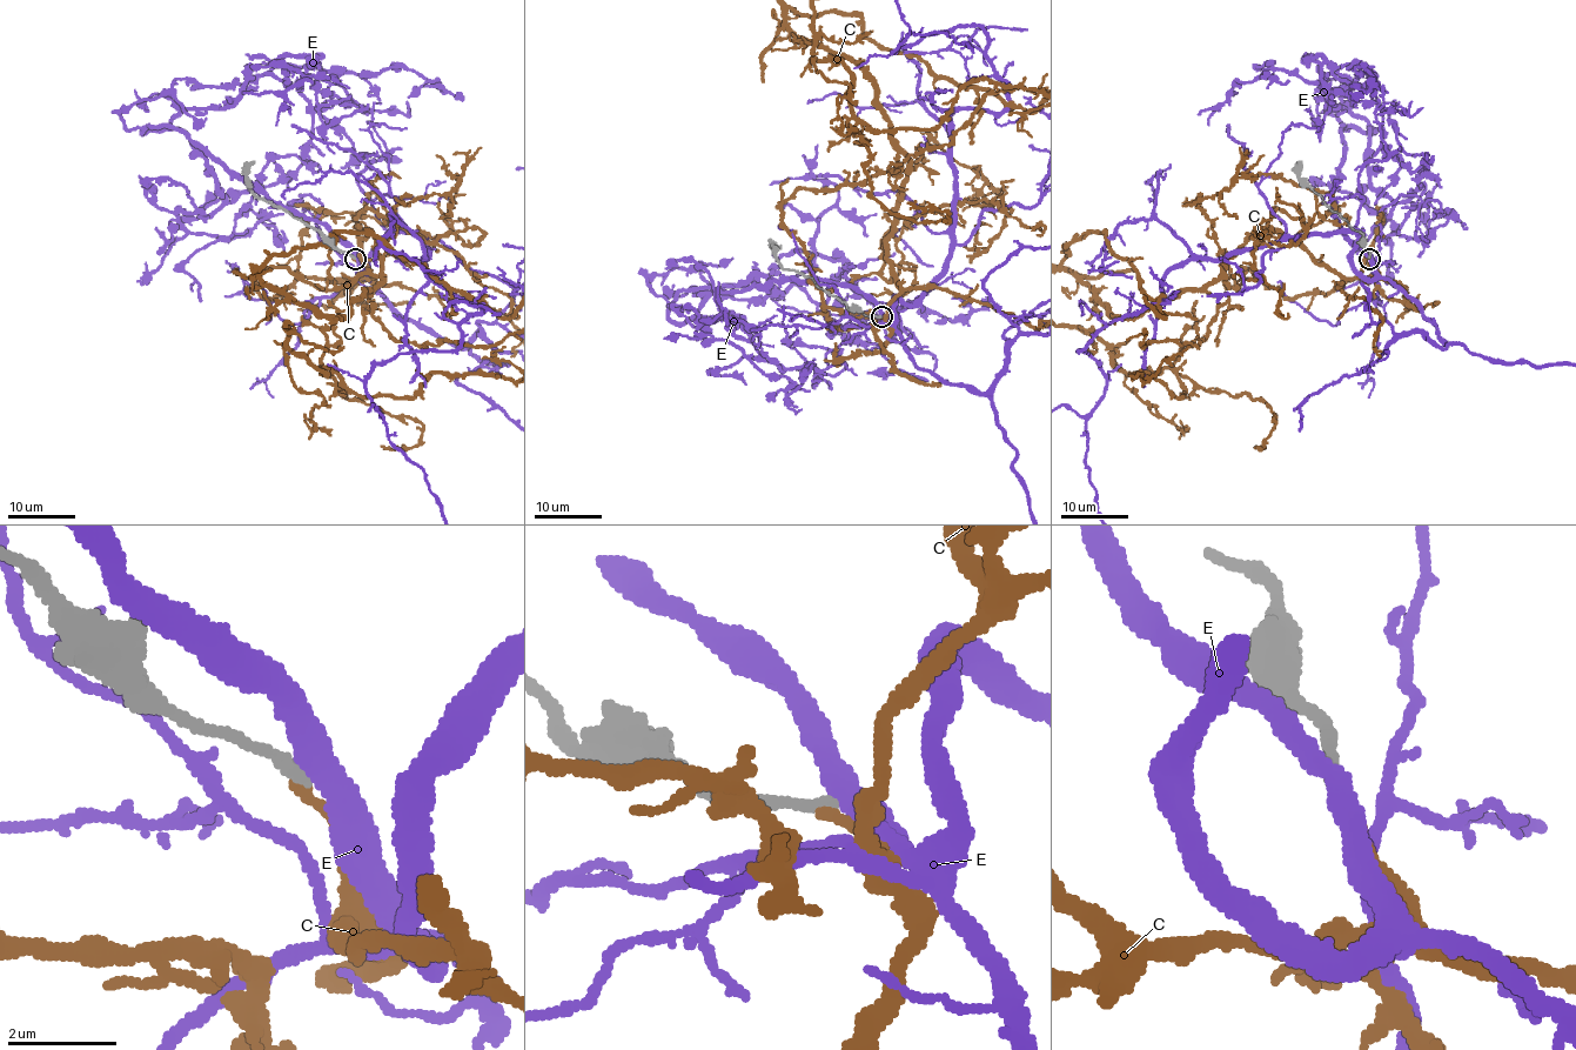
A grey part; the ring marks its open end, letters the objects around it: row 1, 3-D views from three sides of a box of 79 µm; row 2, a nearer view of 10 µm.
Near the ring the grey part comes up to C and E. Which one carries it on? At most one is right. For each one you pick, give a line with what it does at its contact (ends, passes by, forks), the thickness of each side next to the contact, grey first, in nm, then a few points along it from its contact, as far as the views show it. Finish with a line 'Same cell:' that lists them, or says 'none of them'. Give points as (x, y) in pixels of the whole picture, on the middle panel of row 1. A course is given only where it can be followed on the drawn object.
Same cell: none of them

